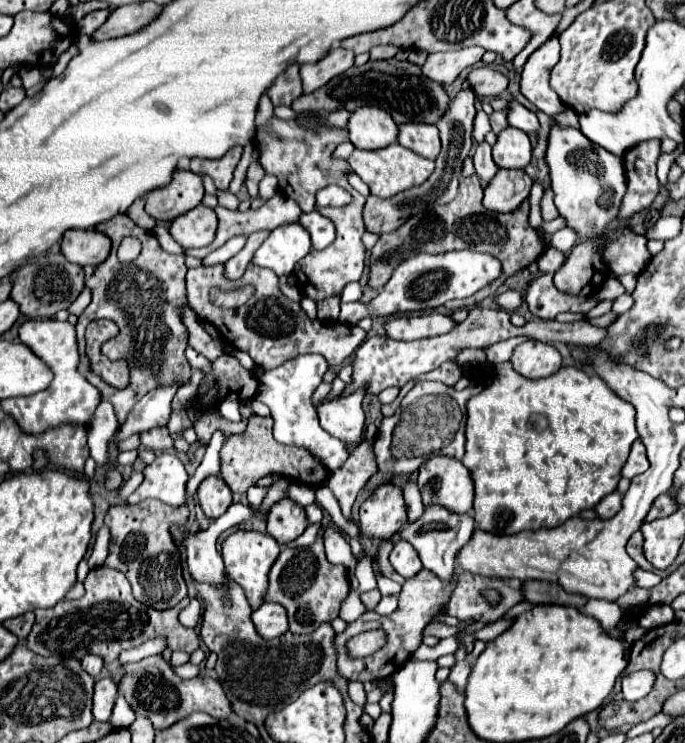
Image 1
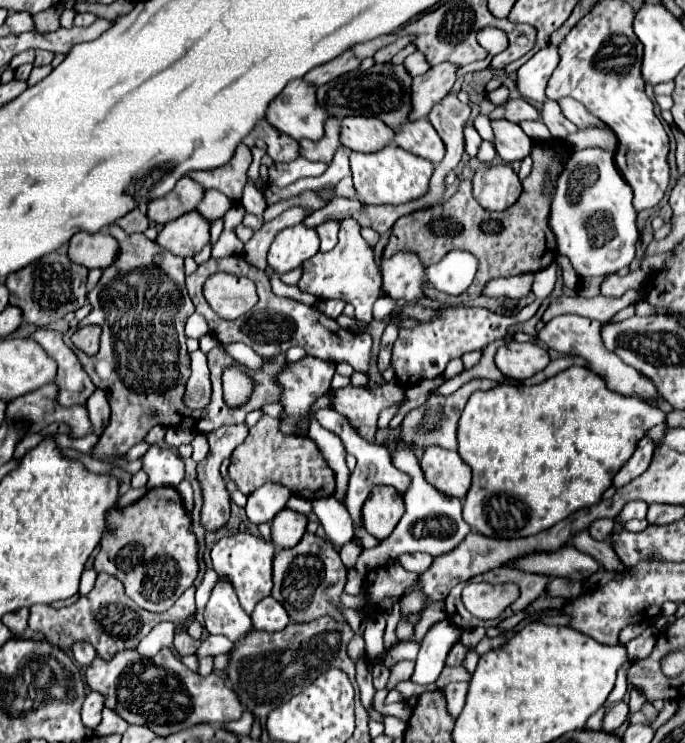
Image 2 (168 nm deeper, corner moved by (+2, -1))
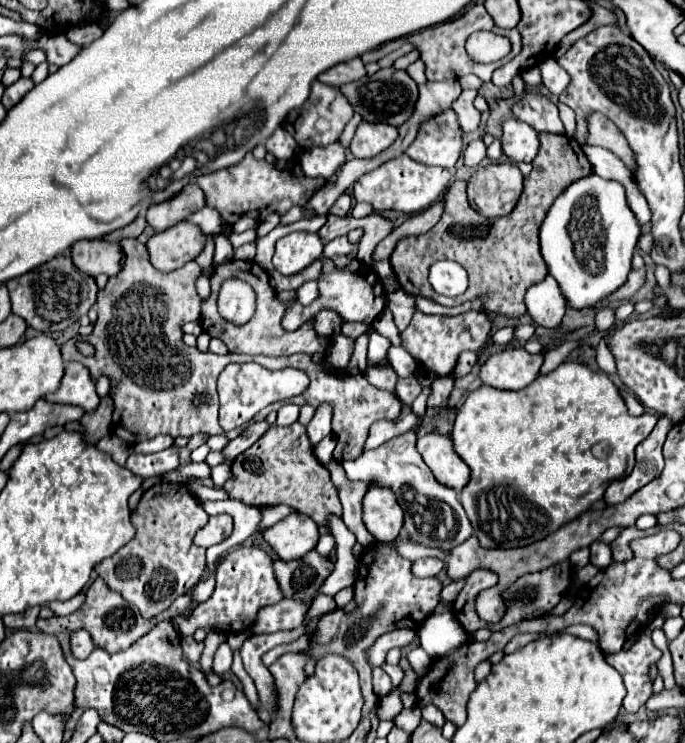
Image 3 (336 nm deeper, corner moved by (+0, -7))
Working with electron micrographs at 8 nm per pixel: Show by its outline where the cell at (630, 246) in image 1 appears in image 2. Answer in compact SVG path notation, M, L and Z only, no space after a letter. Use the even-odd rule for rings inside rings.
M589 148L571 154L555 186L549 228L555 234L557 252L569 258L581 280L615 274L633 262L639 232L635 226L637 212L631 200L631 186L621 178L611 152Z

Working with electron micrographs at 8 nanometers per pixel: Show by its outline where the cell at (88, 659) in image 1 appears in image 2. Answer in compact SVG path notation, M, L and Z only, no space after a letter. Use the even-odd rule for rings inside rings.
M75 642L73 644L73 658L77 664L89 666L89 662L93 662L95 656L97 656L97 652L93 650L93 646L89 646L89 642Z

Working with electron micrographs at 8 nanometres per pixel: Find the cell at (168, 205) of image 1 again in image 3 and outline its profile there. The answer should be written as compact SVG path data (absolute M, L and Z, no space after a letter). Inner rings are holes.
M187 184L179 196L173 196L171 200L165 200L163 204L151 206L147 210L147 224L155 232L163 232L187 216L191 216L195 210L201 210L205 206L205 196L203 190L197 184Z

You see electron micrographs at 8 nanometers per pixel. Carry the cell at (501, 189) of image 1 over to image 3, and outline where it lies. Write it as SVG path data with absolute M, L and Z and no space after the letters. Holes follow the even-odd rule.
M515 164L481 166L467 184L469 204L485 218L507 216L523 192L523 174Z

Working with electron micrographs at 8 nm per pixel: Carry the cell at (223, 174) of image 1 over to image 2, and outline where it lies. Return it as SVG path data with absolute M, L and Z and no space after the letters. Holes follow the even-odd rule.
M241 144L231 162L227 162L225 166L207 172L191 172L189 176L195 182L199 182L205 190L215 188L223 192L231 202L241 202L249 166L251 166L251 150L245 144Z

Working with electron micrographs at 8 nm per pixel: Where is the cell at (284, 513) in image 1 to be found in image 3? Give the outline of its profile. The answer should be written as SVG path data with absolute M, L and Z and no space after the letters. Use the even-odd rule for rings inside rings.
M289 514L281 522L273 524L263 532L263 538L277 552L281 560L295 560L305 556L307 550L315 548L315 540L319 540L317 524L303 514Z

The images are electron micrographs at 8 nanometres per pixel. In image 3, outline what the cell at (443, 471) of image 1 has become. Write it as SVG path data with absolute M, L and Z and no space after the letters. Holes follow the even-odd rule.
M427 434L417 440L417 450L439 484L461 492L471 480L471 468L455 454L449 436Z

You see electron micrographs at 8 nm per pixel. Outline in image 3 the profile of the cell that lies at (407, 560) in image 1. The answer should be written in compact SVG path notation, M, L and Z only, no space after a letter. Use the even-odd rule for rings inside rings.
M419 558L419 560L415 560L413 566L411 566L413 574L419 576L419 578L437 576L443 568L445 568L445 564L443 564L443 560L439 560L439 558Z

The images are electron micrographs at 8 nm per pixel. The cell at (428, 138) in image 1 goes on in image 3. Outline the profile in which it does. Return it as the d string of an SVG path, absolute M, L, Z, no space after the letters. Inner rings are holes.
M443 112L427 124L421 126L415 142L407 148L407 156L427 164L427 166L441 166L441 168L455 168L463 142L459 126L455 124L455 112Z

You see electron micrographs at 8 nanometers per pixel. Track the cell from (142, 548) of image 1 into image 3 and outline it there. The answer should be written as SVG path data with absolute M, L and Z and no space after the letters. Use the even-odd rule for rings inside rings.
M159 482L141 496L137 510L131 512L135 538L97 564L95 570L111 590L135 604L145 620L151 620L167 610L175 598L191 592L201 580L205 572L205 550L193 544L193 536L207 520L209 516L185 488Z

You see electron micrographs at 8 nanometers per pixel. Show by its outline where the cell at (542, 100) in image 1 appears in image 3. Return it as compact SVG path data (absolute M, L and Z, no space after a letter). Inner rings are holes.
M547 58L547 60L541 62L537 68L539 68L539 72L541 72L541 82L543 82L543 86L545 86L551 94L559 94L559 92L563 92L563 88L567 88L569 76L567 76L567 72L563 72L563 68L561 68L553 58Z

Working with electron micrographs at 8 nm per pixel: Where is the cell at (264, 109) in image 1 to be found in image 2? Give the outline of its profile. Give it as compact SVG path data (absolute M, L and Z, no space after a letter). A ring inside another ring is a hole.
M267 120L257 124L257 128L245 138L245 144L255 146L255 140L263 140L267 144L267 154L273 162L291 162L299 156L299 142L273 128Z

